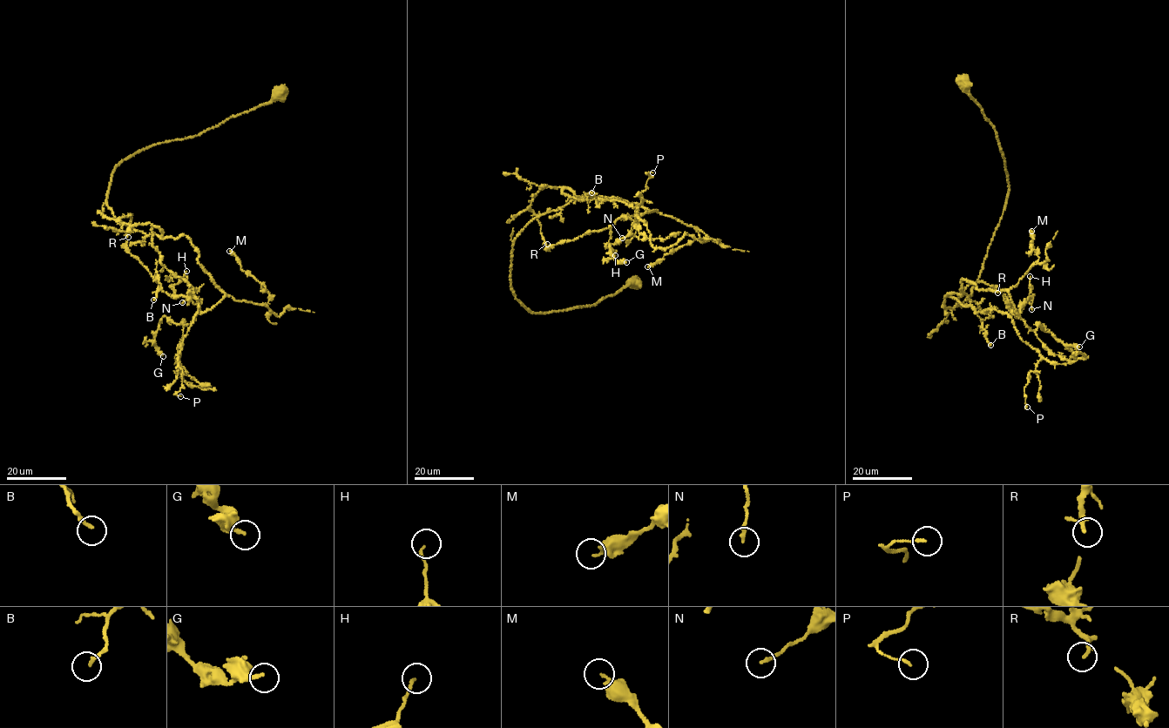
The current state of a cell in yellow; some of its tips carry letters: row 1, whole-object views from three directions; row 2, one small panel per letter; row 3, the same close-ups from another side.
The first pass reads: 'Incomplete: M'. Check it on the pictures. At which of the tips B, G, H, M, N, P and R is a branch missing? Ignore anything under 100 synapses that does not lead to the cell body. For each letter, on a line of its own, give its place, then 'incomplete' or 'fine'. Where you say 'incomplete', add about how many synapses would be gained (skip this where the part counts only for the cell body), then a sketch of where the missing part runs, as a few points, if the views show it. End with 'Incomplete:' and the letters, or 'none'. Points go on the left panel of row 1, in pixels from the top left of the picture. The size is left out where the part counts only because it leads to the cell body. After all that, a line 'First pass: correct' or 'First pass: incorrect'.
B: (153, 299) | fine
G: (163, 356) | fine
H: (186, 271) | fine
M: (229, 251) | fine
N: (182, 302) | fine
P: (180, 396) | fine
R: (128, 237) | fine
Incomplete: none
First pass: incorrect

